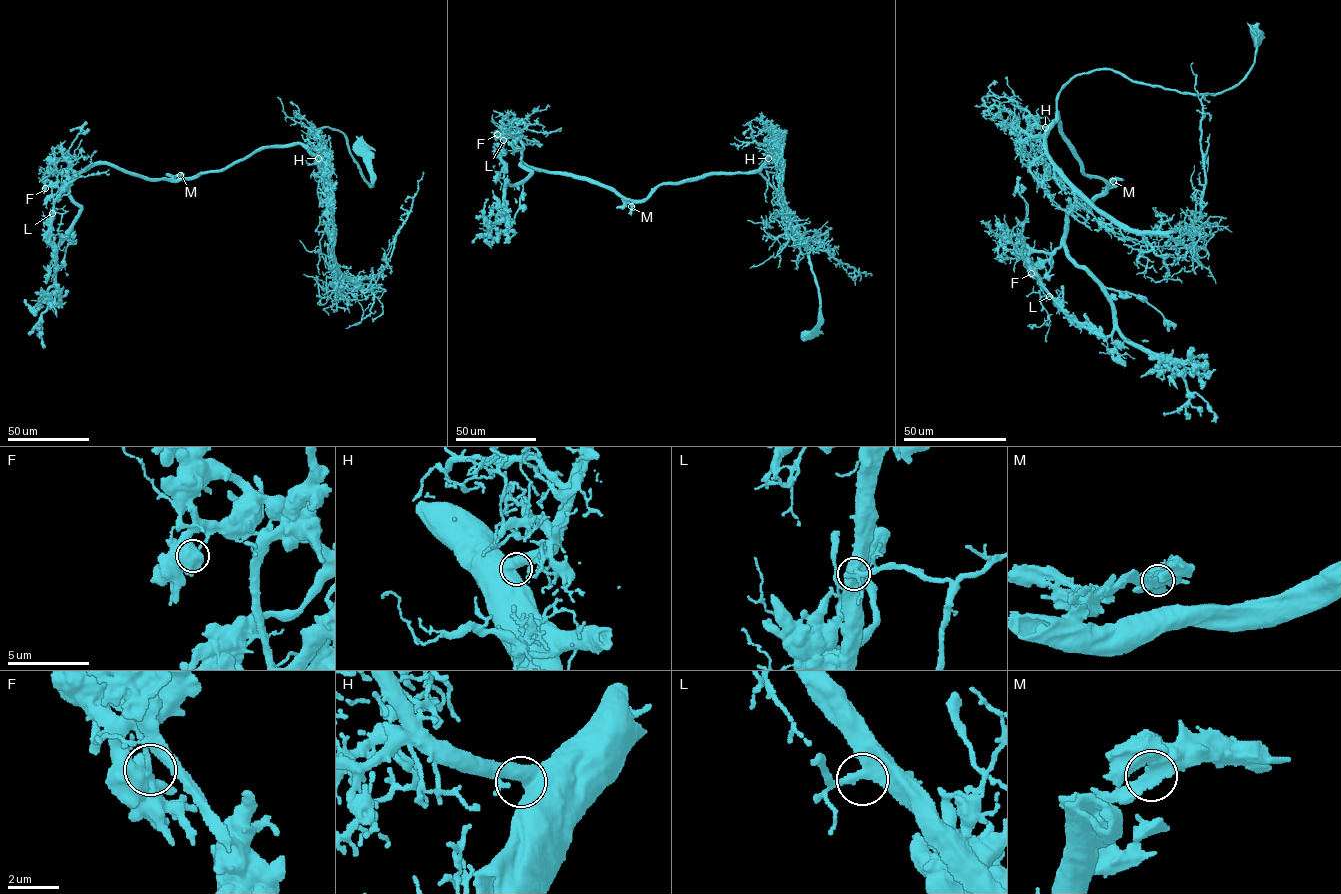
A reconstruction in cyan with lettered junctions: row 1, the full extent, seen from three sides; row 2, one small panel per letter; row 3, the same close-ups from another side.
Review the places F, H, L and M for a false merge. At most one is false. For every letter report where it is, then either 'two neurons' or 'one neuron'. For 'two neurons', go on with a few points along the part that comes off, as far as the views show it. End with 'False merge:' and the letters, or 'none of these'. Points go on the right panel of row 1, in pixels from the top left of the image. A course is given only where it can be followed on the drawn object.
F: place (1031, 273); two neurons; course (1031, 273), (1031, 266), (1039, 284), (1075, 320), (1115, 342), (1148, 341)
H: place (1045, 127); one neuron
L: place (1049, 296); one neuron
M: place (1113, 181); one neuron
False merge: F

